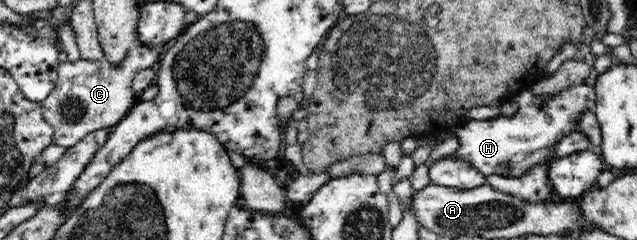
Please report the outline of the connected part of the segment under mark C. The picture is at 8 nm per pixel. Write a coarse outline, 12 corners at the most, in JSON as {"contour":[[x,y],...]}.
{"contour":[[138,42],[119,65],[60,63],[41,102],[52,145],[75,146],[134,107],[132,80],[161,46]]}

